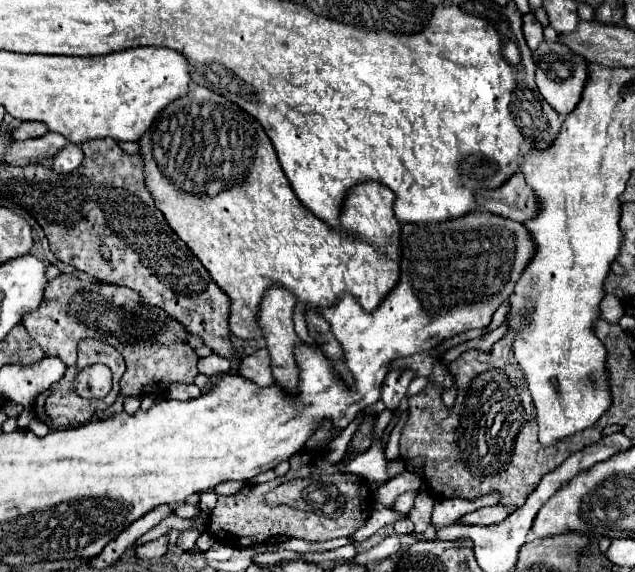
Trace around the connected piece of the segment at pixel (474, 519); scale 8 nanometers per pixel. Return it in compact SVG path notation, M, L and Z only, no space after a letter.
M489 506L489 508L479 508L471 514L465 514L459 522L461 524L483 524L483 526L491 526L497 522L503 522L511 512L505 512L503 506Z

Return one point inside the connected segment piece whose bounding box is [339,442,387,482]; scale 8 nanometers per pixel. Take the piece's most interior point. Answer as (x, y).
(370, 464)

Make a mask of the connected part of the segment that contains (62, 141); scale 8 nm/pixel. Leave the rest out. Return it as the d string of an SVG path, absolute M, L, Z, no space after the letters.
M47 132L43 138L13 142L5 154L5 162L11 166L29 166L39 164L45 158L53 158L63 146L67 146L67 138L55 132Z

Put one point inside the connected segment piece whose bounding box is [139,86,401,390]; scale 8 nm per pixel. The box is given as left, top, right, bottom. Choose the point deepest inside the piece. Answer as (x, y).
(213, 172)

